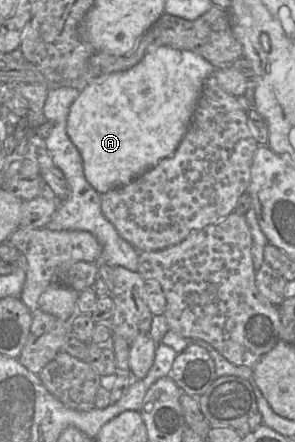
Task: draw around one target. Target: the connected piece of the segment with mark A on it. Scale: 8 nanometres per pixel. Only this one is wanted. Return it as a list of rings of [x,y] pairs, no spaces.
[[[160,46],[134,67],[94,79],[79,93],[70,106],[66,132],[81,156],[86,181],[97,193],[127,185],[174,153],[188,131],[203,84],[215,70],[196,53]]]

